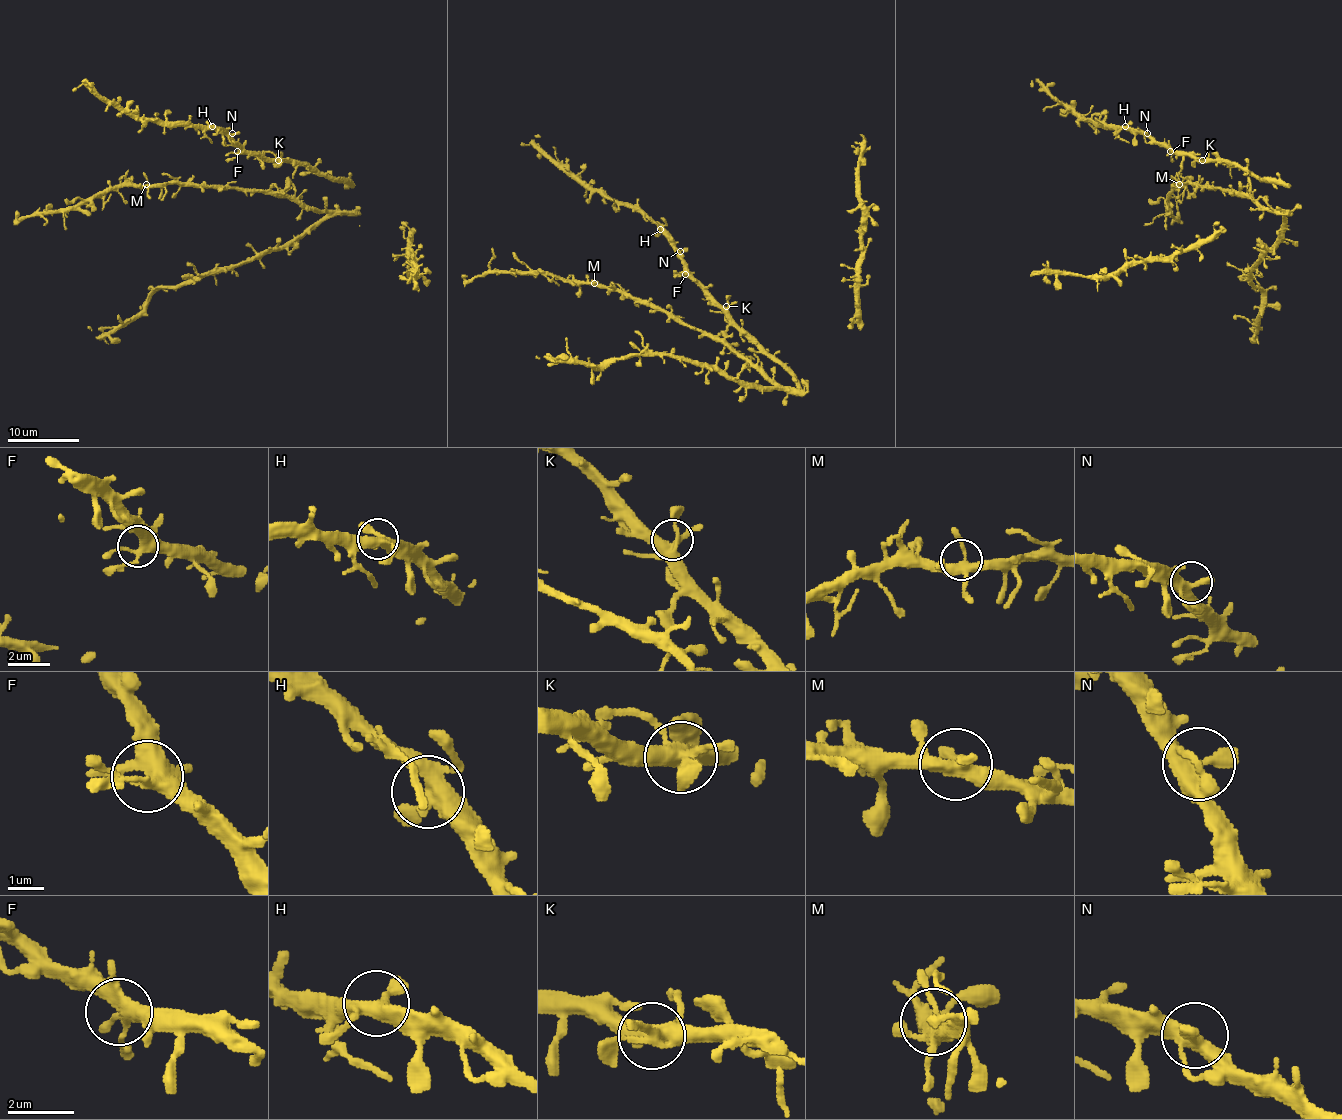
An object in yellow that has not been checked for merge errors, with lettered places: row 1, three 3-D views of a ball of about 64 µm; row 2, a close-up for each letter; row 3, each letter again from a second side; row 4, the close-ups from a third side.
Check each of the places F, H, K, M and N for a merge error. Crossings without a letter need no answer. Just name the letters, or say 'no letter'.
no letter

